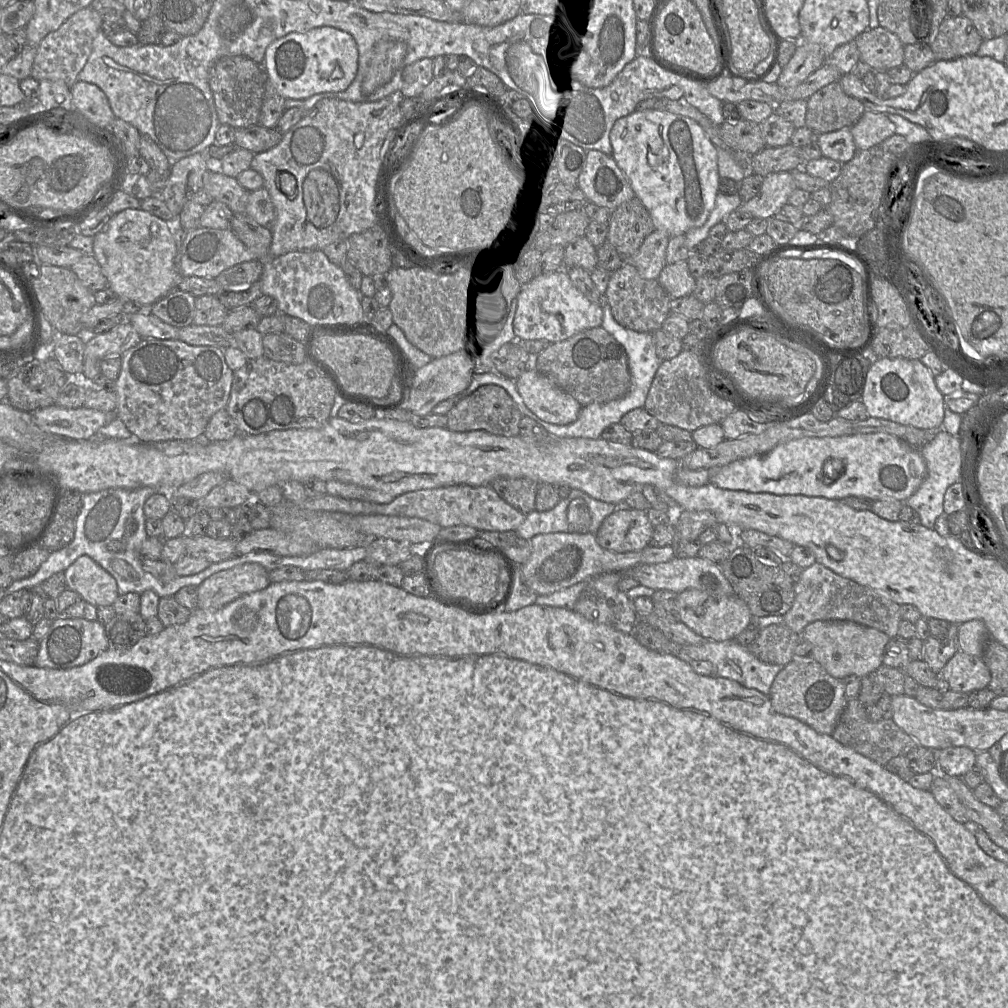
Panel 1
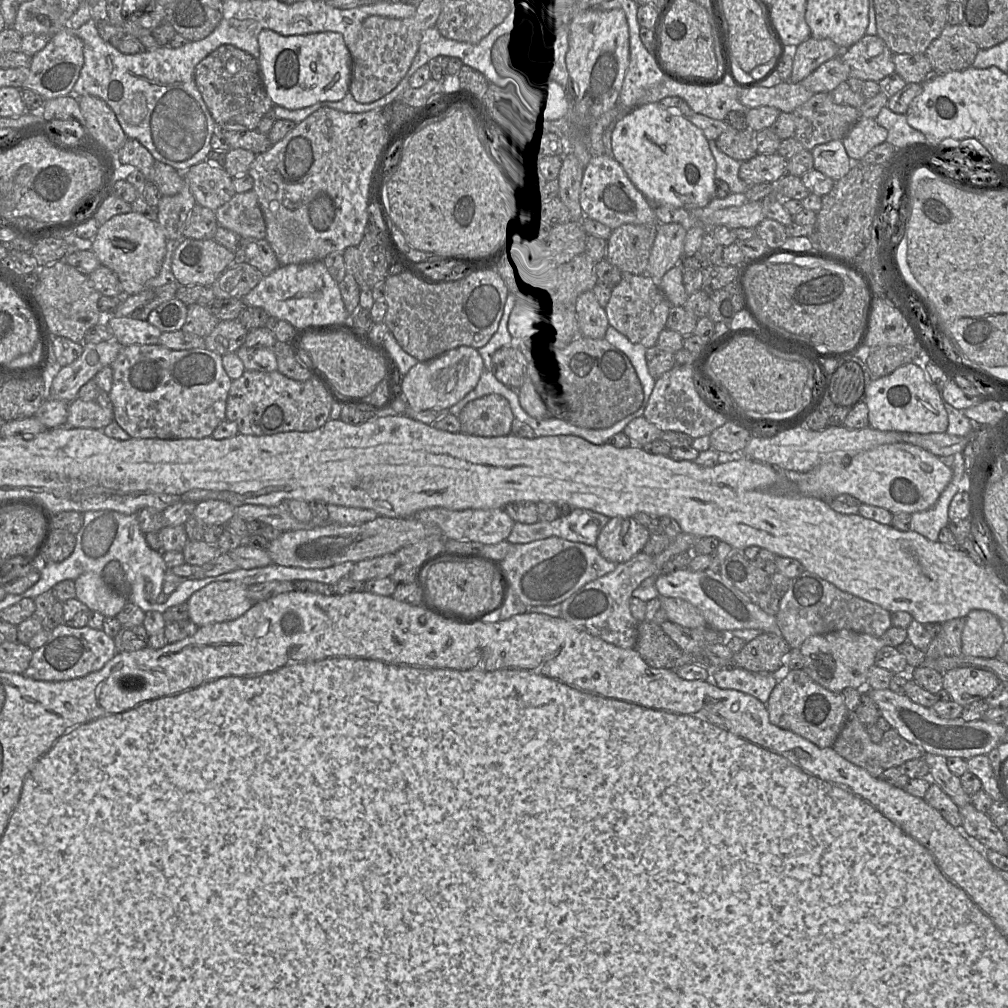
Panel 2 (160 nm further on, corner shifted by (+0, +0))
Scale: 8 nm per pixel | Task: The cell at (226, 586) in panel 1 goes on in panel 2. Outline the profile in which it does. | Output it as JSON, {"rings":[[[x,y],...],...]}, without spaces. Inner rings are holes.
{"rings":[[[235,580],[210,582],[188,599],[189,619],[201,628],[239,618],[253,605],[247,589]]]}

